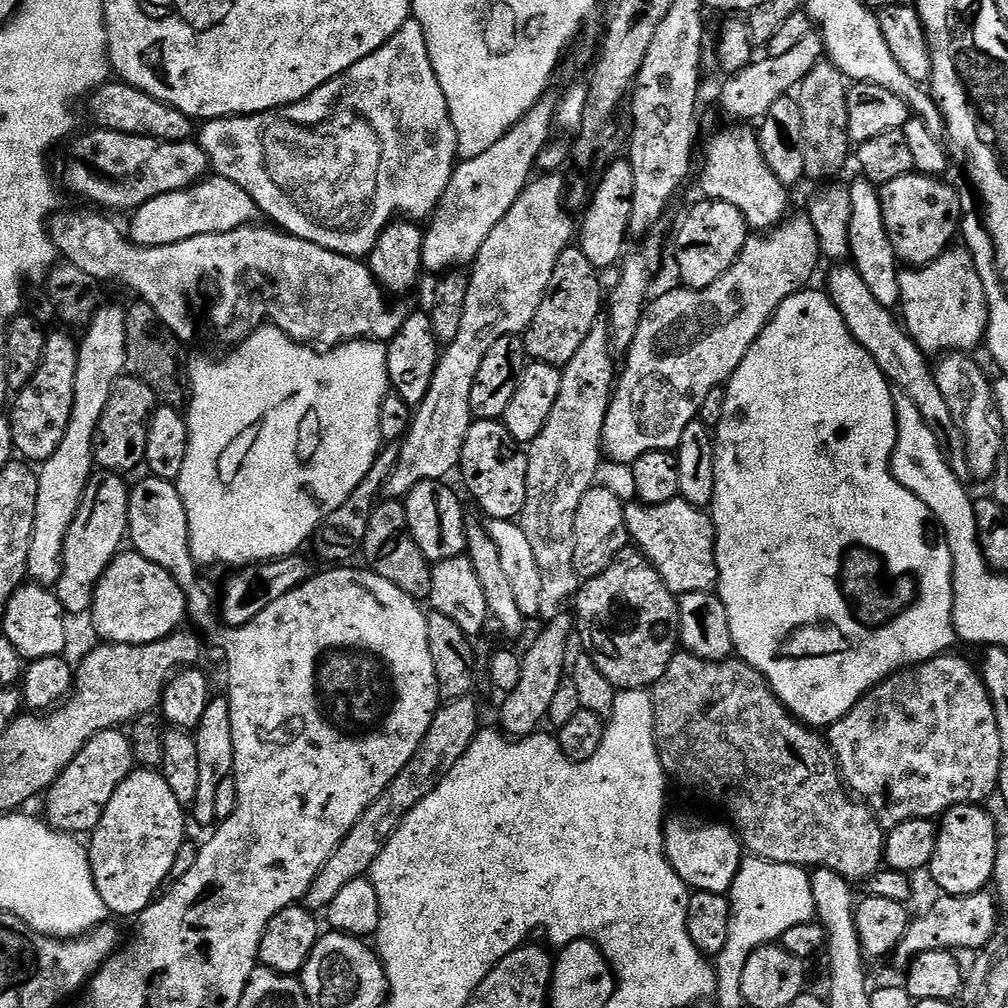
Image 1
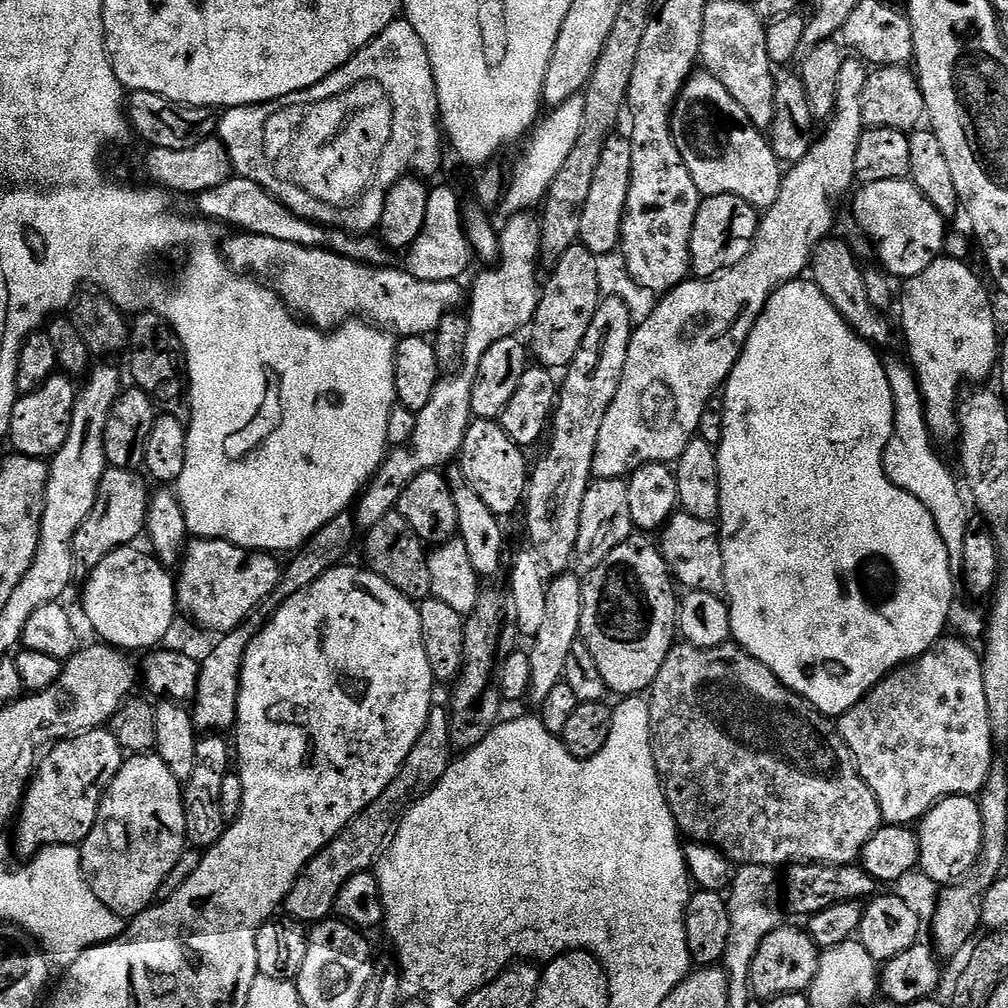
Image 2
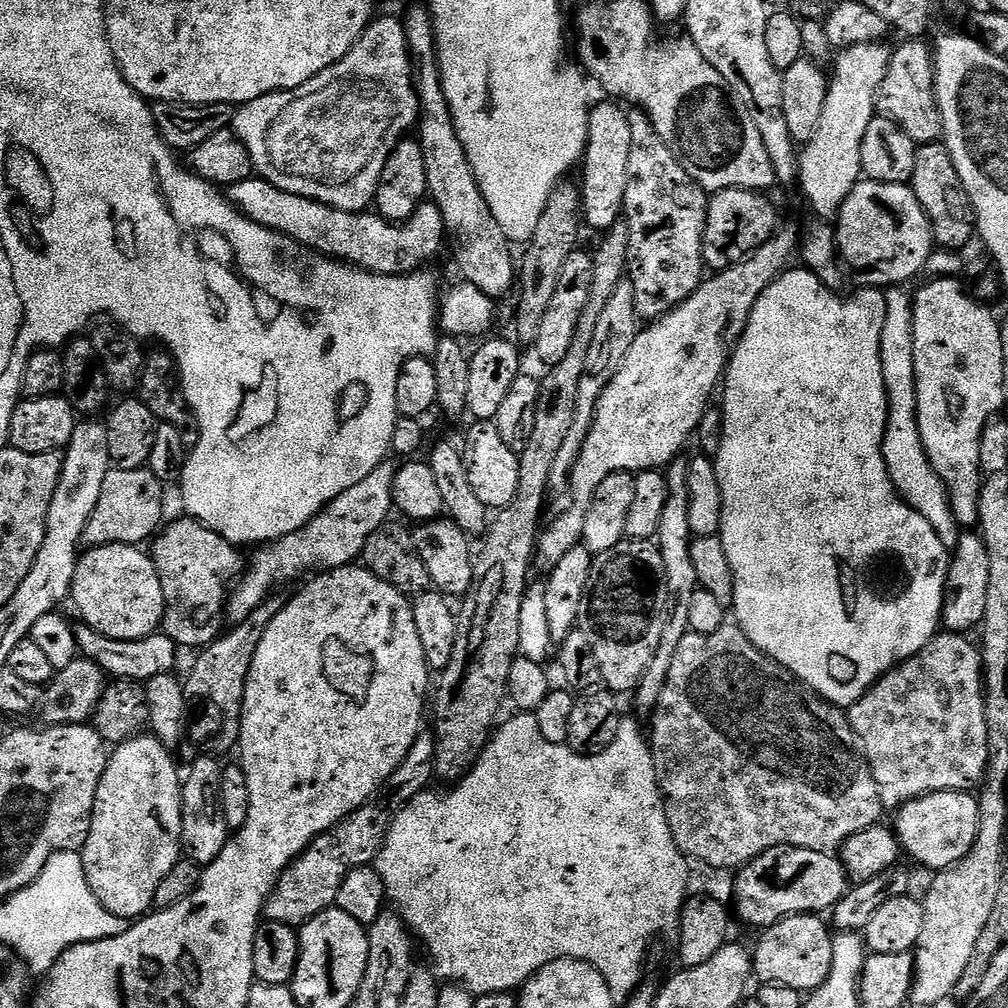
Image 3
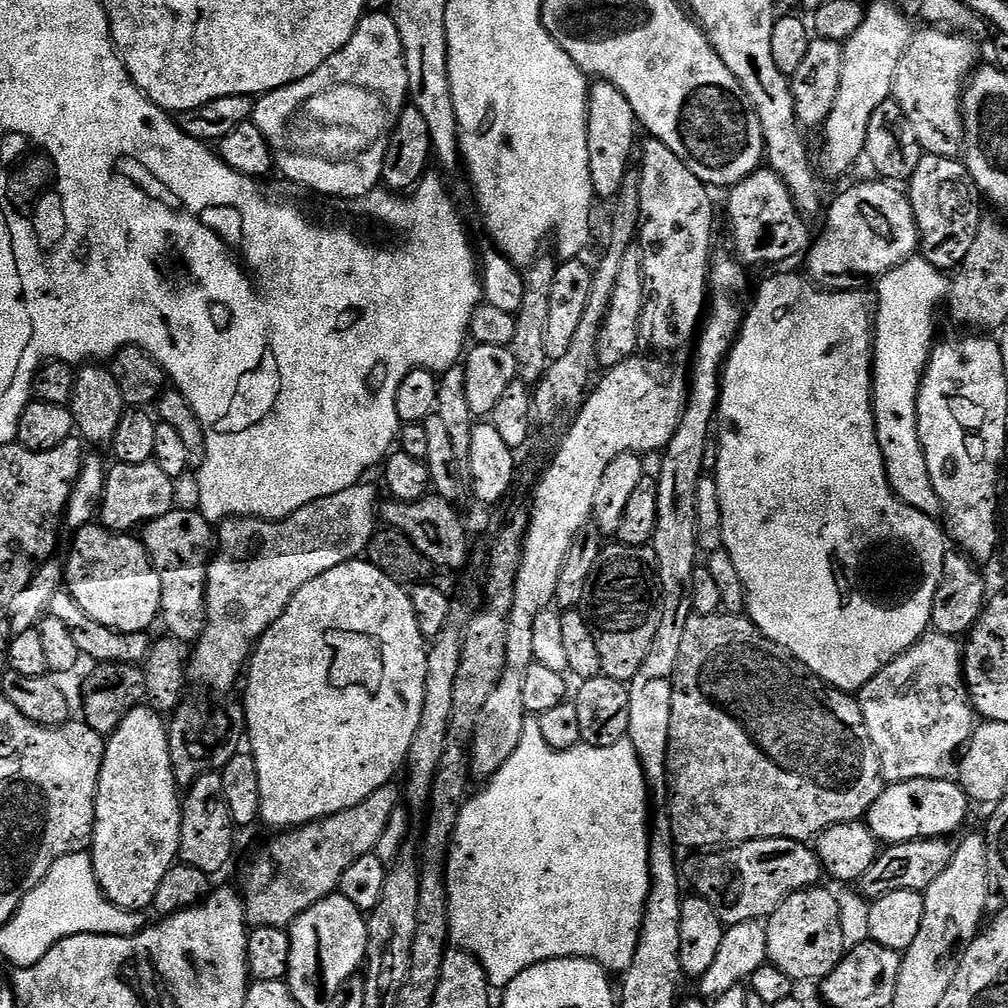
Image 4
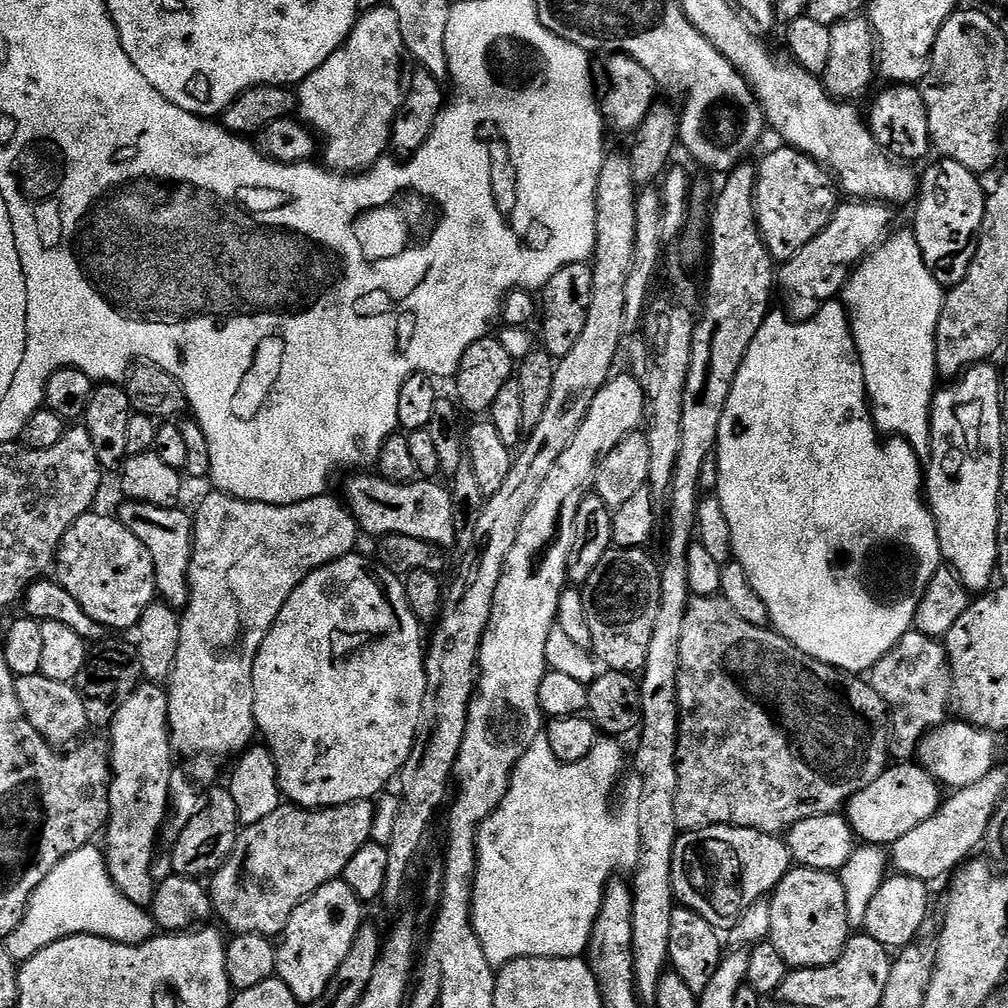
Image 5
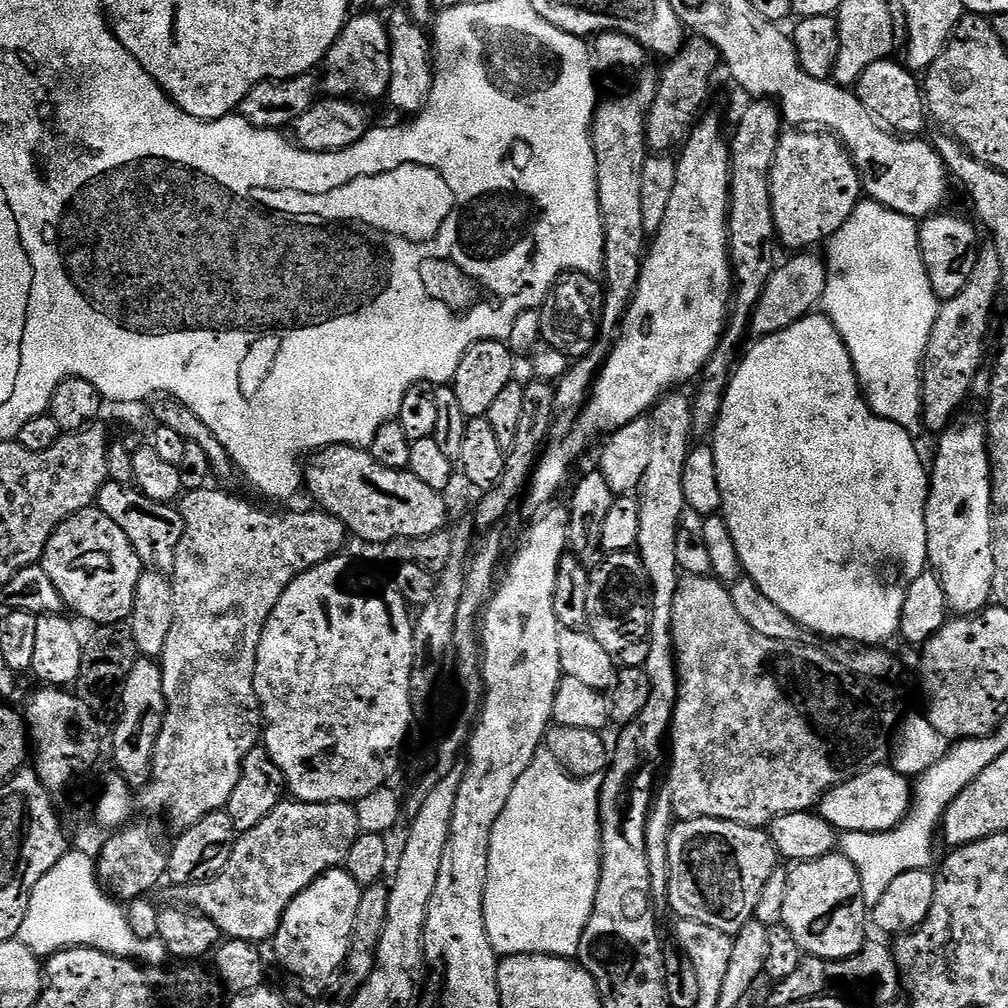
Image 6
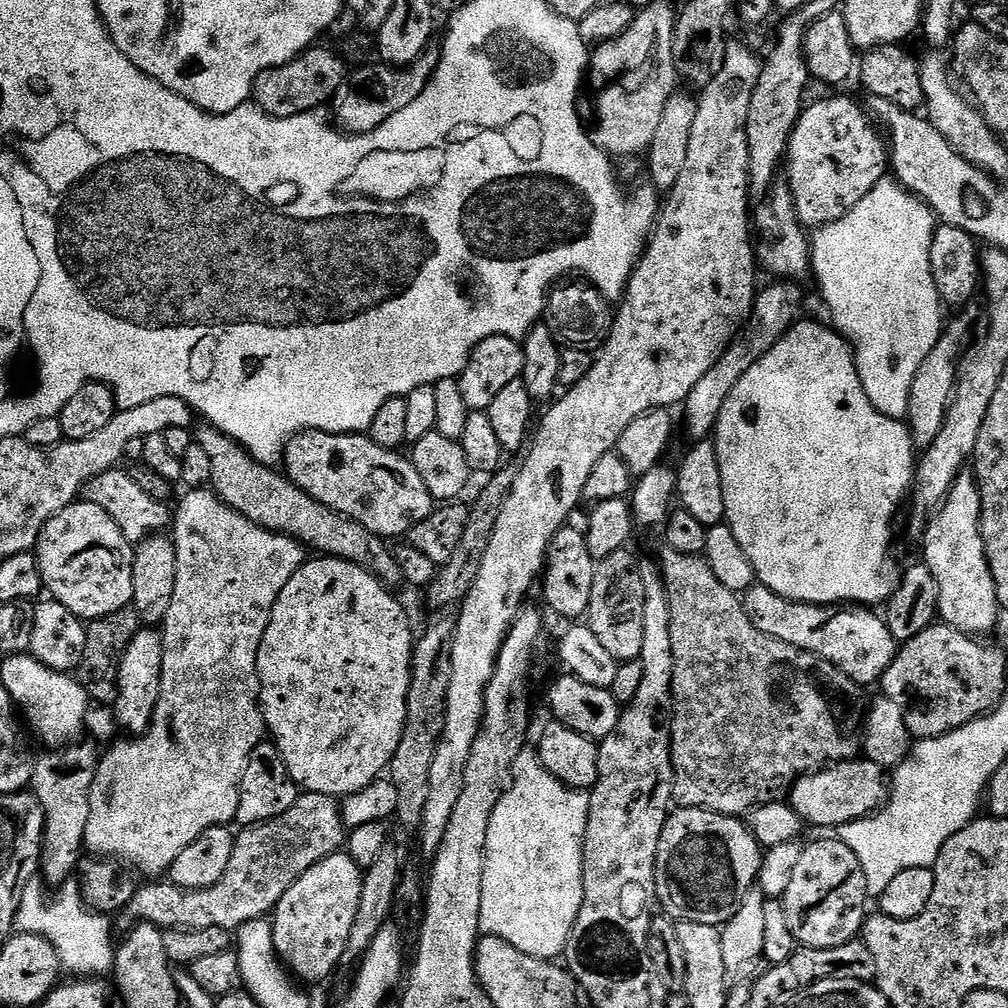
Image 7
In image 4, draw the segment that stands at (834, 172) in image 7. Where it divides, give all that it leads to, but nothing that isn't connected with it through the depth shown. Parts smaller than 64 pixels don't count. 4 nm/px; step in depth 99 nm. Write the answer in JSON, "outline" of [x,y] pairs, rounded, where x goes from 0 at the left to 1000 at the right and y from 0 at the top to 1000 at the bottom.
{"outline":[[[755,165],[737,179],[735,183],[725,184],[722,194],[722,218],[726,221],[726,238],[730,241],[729,253],[739,263],[747,264],[755,258],[758,262],[774,262],[777,258],[786,258],[790,253],[801,251],[804,245],[804,234],[802,238],[802,226],[799,215],[790,208],[788,196],[780,181],[776,179],[771,171],[761,165]]]}

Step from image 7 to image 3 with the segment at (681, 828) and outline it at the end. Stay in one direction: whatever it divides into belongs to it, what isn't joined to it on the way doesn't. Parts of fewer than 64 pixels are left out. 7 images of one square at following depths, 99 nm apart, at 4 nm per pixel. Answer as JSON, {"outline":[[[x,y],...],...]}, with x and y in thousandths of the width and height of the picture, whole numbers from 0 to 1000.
{"outline":[[[792,839],[760,843],[729,866],[730,901],[750,923],[757,923],[781,909],[817,907],[828,901],[843,880],[841,865],[832,848]]]}

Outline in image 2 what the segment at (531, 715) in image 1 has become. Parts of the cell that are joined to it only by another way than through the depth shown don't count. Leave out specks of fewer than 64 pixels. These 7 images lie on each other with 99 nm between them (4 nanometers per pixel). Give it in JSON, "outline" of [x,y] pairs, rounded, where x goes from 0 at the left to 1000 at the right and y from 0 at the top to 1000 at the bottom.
{"outline":[[[556,569],[551,572],[552,576],[544,579],[542,589],[542,606],[538,622],[534,629],[527,632],[526,646],[526,681],[524,682],[523,693],[529,694],[532,700],[540,698],[542,692],[560,674],[562,665],[562,653],[565,653],[565,645],[575,635],[575,618],[577,617],[577,593],[579,581],[576,572],[568,569]]]}

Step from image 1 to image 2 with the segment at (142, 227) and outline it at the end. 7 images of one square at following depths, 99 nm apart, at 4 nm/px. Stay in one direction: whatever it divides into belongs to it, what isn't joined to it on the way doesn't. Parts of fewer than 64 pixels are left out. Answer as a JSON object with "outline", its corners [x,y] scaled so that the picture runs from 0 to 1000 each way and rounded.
{"outline":[[[231,174],[230,178],[220,181],[220,185],[212,185],[208,188],[193,195],[192,202],[199,215],[206,220],[219,218],[222,222],[231,222],[234,228],[251,234],[276,236],[276,240],[292,240],[305,246],[323,246],[334,250],[356,262],[377,264],[382,261],[383,247],[376,237],[369,232],[346,232],[336,226],[326,226],[306,218],[302,214],[292,212],[275,194],[269,194],[256,181],[245,179],[243,175]]]}

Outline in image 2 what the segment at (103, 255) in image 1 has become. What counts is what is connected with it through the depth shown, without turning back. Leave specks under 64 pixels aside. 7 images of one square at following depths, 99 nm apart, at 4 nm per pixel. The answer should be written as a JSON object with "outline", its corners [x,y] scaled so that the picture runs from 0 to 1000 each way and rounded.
{"outline":[[[234,232],[231,238],[221,239],[220,250],[227,259],[246,258],[245,269],[253,277],[263,281],[271,290],[275,291],[282,303],[295,314],[301,315],[309,324],[318,327],[328,327],[338,321],[356,315],[374,325],[388,327],[394,334],[425,333],[432,330],[433,324],[438,319],[443,310],[451,310],[461,301],[462,290],[456,287],[456,278],[442,280],[423,280],[411,276],[396,265],[370,264],[356,262],[334,250],[327,250],[323,246],[305,246],[296,244],[292,240],[276,240],[276,236],[251,234],[249,232]]]}

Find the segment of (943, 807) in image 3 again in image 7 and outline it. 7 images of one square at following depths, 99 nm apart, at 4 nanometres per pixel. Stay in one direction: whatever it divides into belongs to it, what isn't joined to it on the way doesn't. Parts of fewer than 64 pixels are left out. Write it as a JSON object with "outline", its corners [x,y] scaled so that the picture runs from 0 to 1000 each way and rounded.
{"outline":[[[850,752],[836,758],[823,758],[813,766],[794,771],[784,783],[784,797],[799,818],[832,823],[837,817],[866,809],[876,802],[882,781],[878,763],[859,752]]]}

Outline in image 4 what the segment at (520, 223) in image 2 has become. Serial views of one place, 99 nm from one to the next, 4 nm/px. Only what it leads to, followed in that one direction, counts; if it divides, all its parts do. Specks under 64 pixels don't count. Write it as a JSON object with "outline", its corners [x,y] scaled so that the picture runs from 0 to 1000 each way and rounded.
{"outline":[[[365,479],[335,486],[327,494],[315,494],[283,516],[236,512],[217,521],[216,539],[206,558],[206,579],[202,582],[206,611],[185,659],[185,670],[191,680],[228,686],[234,674],[239,674],[258,632],[284,605],[288,593],[304,577],[312,577],[315,569],[364,549],[369,531],[375,526],[373,484]]]}

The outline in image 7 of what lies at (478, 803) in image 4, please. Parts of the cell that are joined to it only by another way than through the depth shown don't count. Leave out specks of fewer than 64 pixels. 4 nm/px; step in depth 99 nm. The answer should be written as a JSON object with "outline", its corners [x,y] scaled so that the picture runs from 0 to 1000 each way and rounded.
{"outline":[[[527,745],[517,746],[515,752],[508,761],[508,777],[504,785],[490,800],[490,812],[486,812],[486,823],[482,823],[482,847],[480,848],[480,866],[478,867],[478,903],[476,904],[476,923],[480,929],[498,931],[506,935],[514,942],[526,946],[530,950],[541,954],[551,953],[559,949],[560,939],[563,938],[563,932],[567,926],[569,915],[575,906],[577,891],[579,890],[579,828],[581,827],[581,815],[583,814],[583,786],[563,782],[557,774],[550,772],[536,759],[535,749],[526,748]]]}

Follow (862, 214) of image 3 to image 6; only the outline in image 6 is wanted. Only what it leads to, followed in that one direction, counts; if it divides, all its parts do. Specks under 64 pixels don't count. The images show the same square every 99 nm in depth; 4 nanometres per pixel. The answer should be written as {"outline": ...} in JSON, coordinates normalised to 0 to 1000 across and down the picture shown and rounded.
{"outline":[[[786,252],[782,259],[775,261],[766,269],[764,280],[760,280],[760,288],[756,288],[756,296],[752,296],[750,307],[746,310],[744,329],[747,334],[763,333],[775,329],[777,325],[788,323],[797,313],[803,313],[806,306],[817,297],[821,264],[810,252]]]}

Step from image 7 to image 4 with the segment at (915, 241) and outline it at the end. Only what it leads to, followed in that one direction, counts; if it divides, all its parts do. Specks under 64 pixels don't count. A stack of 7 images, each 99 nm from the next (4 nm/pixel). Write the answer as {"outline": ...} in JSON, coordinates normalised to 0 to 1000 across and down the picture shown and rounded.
{"outline":[[[910,252],[874,274],[867,293],[865,405],[869,408],[871,442],[881,467],[881,480],[894,498],[929,514],[934,511],[933,495],[925,481],[917,443],[911,435],[911,395],[913,380],[930,336],[929,305],[932,302],[934,305],[938,298],[938,274]]]}

